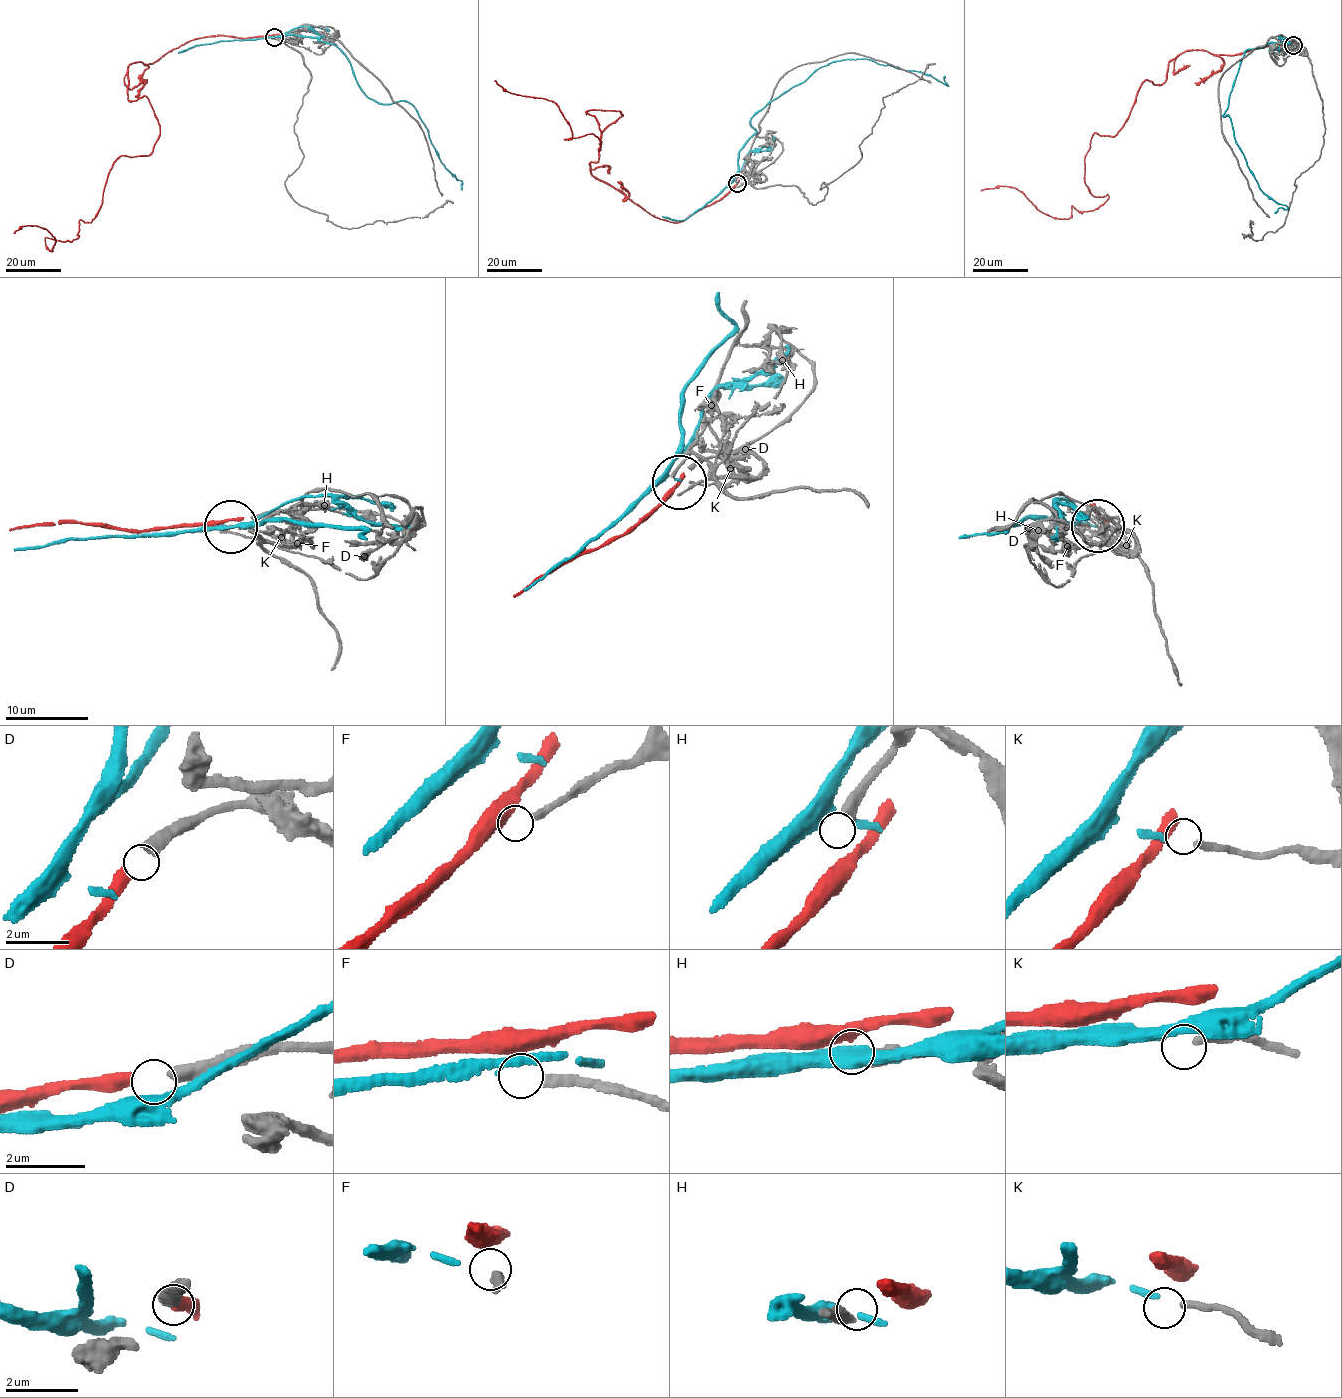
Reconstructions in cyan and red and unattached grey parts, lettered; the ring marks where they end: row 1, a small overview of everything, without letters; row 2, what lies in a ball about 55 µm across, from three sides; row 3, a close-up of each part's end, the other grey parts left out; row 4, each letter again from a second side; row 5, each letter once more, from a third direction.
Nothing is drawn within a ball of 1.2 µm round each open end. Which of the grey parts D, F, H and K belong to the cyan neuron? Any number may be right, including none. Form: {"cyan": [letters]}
{"cyan": ["K"]}

